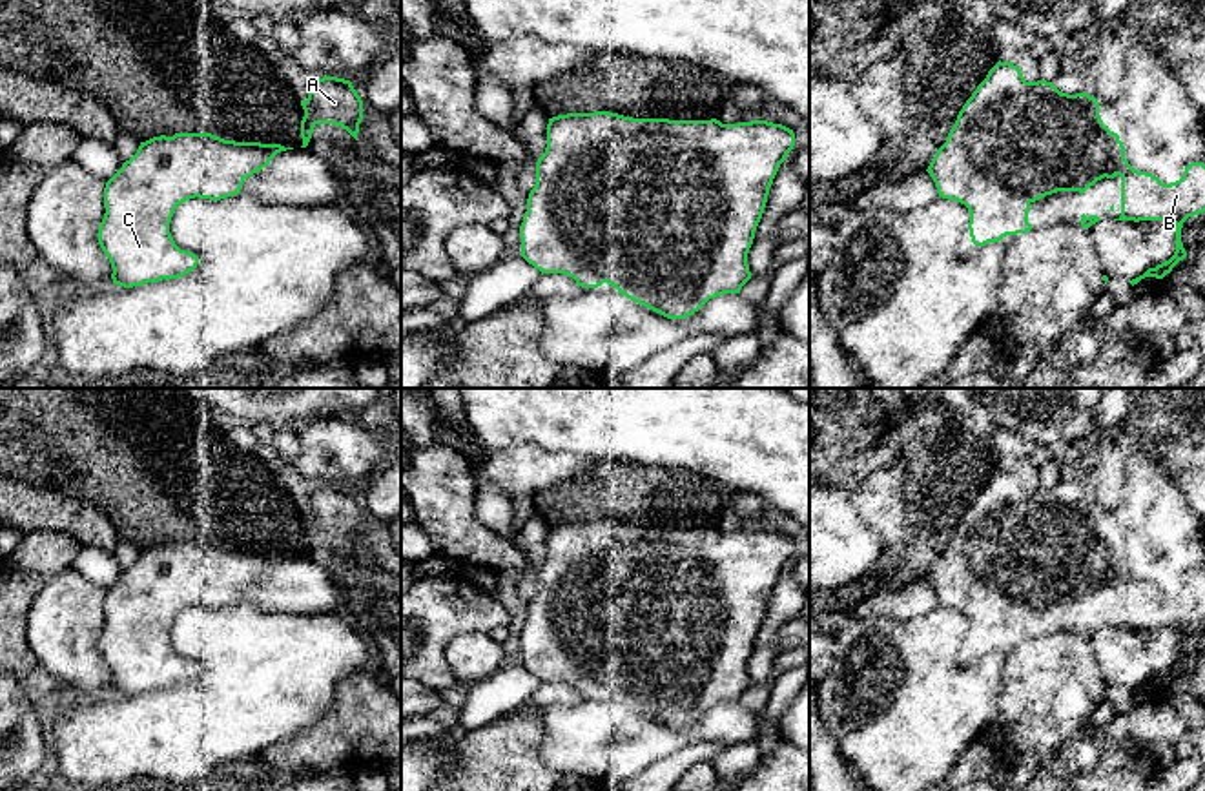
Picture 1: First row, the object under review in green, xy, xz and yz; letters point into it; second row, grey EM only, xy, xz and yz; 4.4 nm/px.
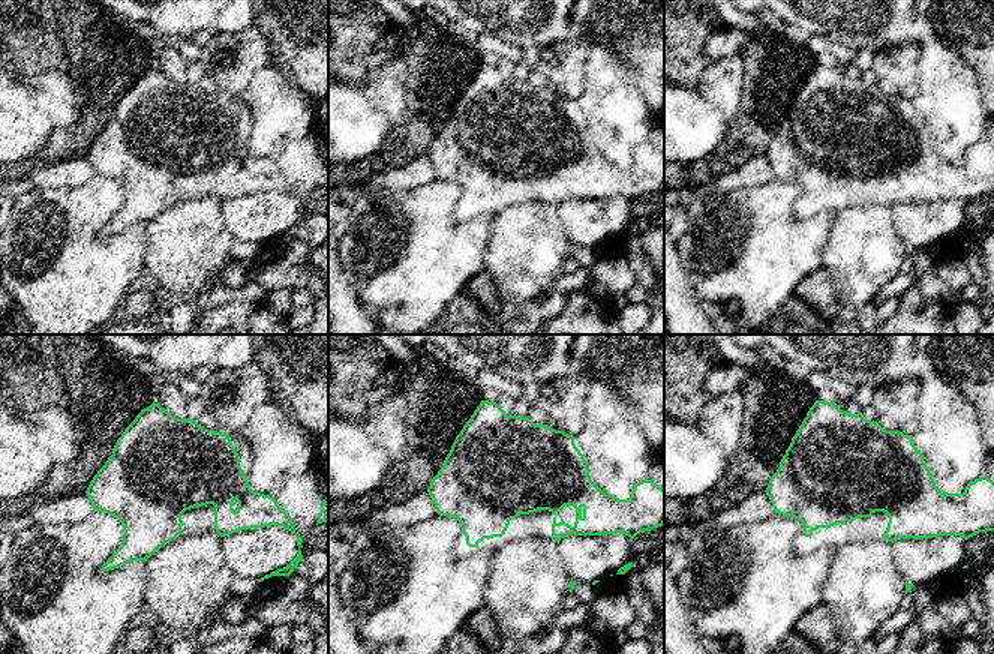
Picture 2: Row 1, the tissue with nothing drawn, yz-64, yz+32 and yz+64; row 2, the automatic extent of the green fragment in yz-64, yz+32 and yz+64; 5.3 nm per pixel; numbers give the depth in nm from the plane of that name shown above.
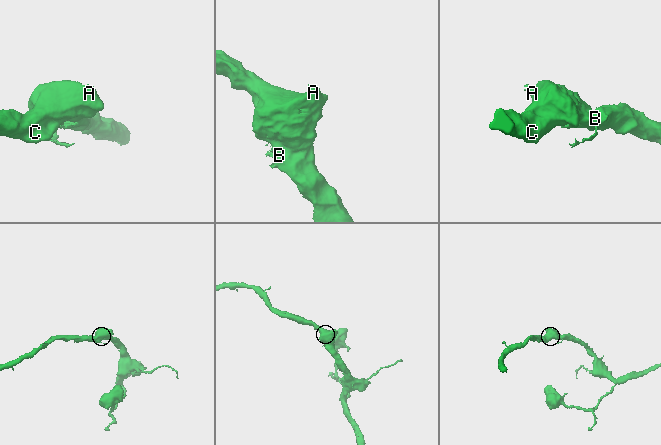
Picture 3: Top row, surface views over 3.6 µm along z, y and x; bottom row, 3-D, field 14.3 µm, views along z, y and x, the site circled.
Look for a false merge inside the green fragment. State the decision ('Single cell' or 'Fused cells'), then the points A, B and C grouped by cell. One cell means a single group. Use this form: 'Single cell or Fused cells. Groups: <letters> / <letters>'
Single cell. Groups: A B C

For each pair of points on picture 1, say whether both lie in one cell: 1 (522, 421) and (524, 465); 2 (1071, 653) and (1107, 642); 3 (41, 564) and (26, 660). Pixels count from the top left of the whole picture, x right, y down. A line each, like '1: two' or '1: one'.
1: two
2: two
3: one

